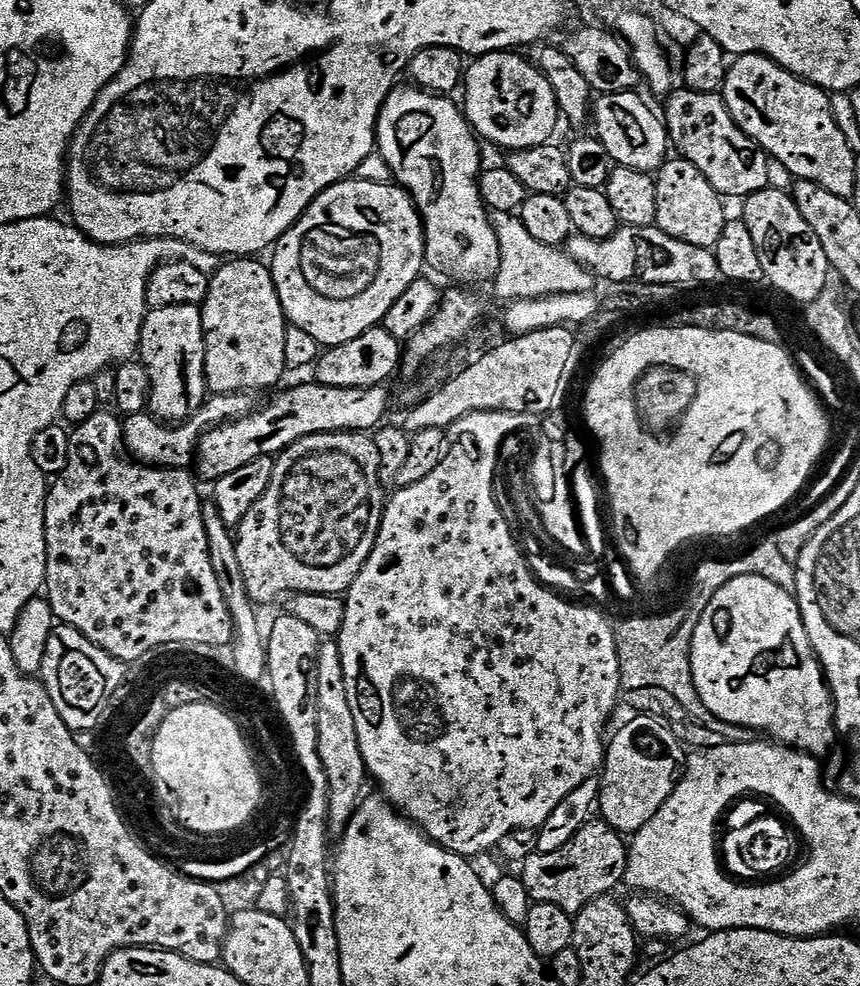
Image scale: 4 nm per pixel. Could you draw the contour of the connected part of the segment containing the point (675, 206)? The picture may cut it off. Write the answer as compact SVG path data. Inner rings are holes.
M675 158L659 165L654 176L656 193L655 227L670 238L686 242L695 248L711 249L720 236L716 215L722 211L718 193L708 185L708 180L688 160Z

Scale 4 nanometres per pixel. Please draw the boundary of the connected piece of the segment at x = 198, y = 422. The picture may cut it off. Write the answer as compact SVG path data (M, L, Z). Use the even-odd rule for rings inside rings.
M248 394L234 396L217 396L205 399L200 409L182 424L173 426L168 422L161 422L152 415L151 411L145 410L133 416L124 416L124 446L127 455L133 461L153 468L166 468L169 470L184 470L193 463L196 448L200 445L202 437L209 430L218 428L253 411L253 397Z

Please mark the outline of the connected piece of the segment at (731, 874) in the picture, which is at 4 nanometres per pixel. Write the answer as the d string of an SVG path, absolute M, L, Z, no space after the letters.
M745 790L744 793L730 794L728 802L722 808L730 820L720 820L726 822L726 826L720 826L720 822L716 824L716 846L726 846L732 870L724 872L716 856L714 867L718 868L720 878L726 876L732 882L734 878L738 878L741 890L755 890L766 884L766 880L784 880L792 872L798 872L798 864L790 858L790 854L794 852L794 846L798 842L804 842L802 830L794 828L796 824L790 820L782 804L768 808L768 804L764 804L762 800L752 800L748 790Z

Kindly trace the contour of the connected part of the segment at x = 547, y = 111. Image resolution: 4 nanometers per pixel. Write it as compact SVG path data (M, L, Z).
M509 50L475 57L469 64L472 65L469 68L467 65L462 76L462 93L464 92L462 113L471 131L481 141L489 140L490 143L497 144L500 148L519 150L543 144L551 137L548 135L551 134L552 127L556 124L556 118L558 120L556 98L551 90L550 82L528 58Z

